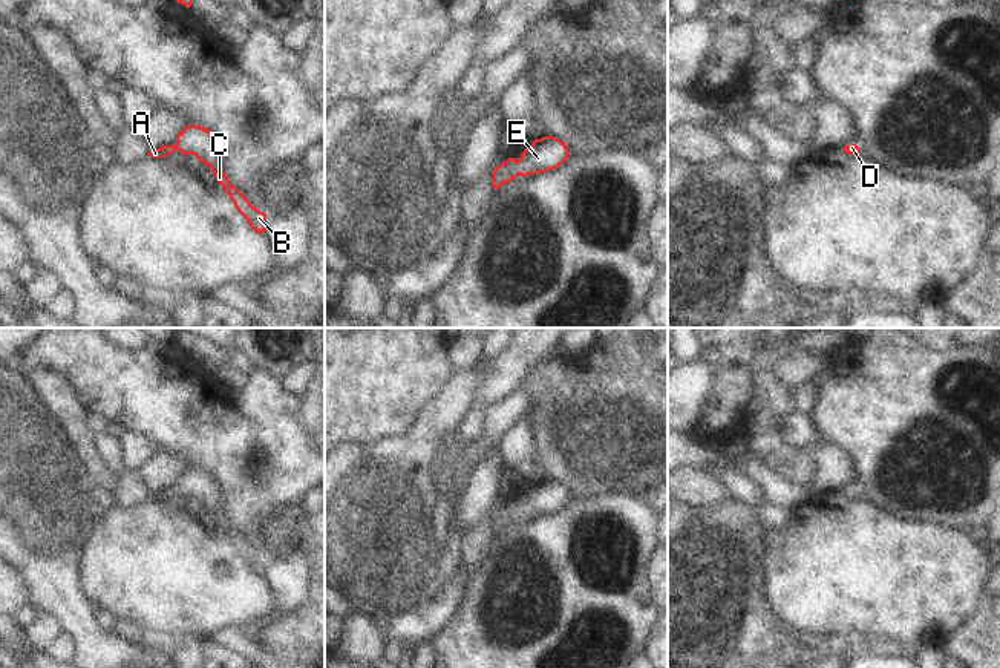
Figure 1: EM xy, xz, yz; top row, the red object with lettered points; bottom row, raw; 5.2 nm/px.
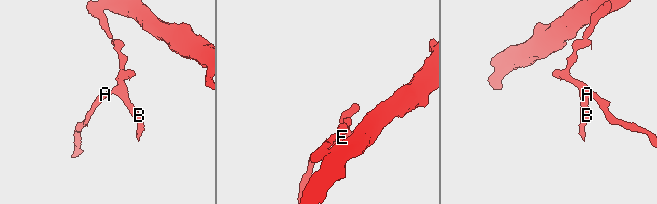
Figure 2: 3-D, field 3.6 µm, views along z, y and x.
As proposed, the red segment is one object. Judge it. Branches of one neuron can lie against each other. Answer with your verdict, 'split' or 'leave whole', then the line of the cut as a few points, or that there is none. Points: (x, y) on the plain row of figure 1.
leave whole; cut none

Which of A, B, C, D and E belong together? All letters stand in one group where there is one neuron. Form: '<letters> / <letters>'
A B C D E

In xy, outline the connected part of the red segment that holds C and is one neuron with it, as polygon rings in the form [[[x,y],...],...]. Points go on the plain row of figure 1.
[[[187,469],[176,478],[175,489],[162,489],[158,493],[152,493],[147,499],[165,501],[179,493],[184,498],[194,498],[201,506],[208,509],[222,529],[224,535],[233,544],[236,553],[247,562],[250,570],[257,576],[265,576],[266,558],[256,550],[230,527],[224,515],[224,501],[221,490],[213,476],[201,469]]]

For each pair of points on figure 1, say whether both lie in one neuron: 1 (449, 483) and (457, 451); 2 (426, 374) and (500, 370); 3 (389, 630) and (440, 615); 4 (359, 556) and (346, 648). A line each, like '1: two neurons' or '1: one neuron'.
1: one neuron
2: two neurons
3: one neuron
4: two neurons

